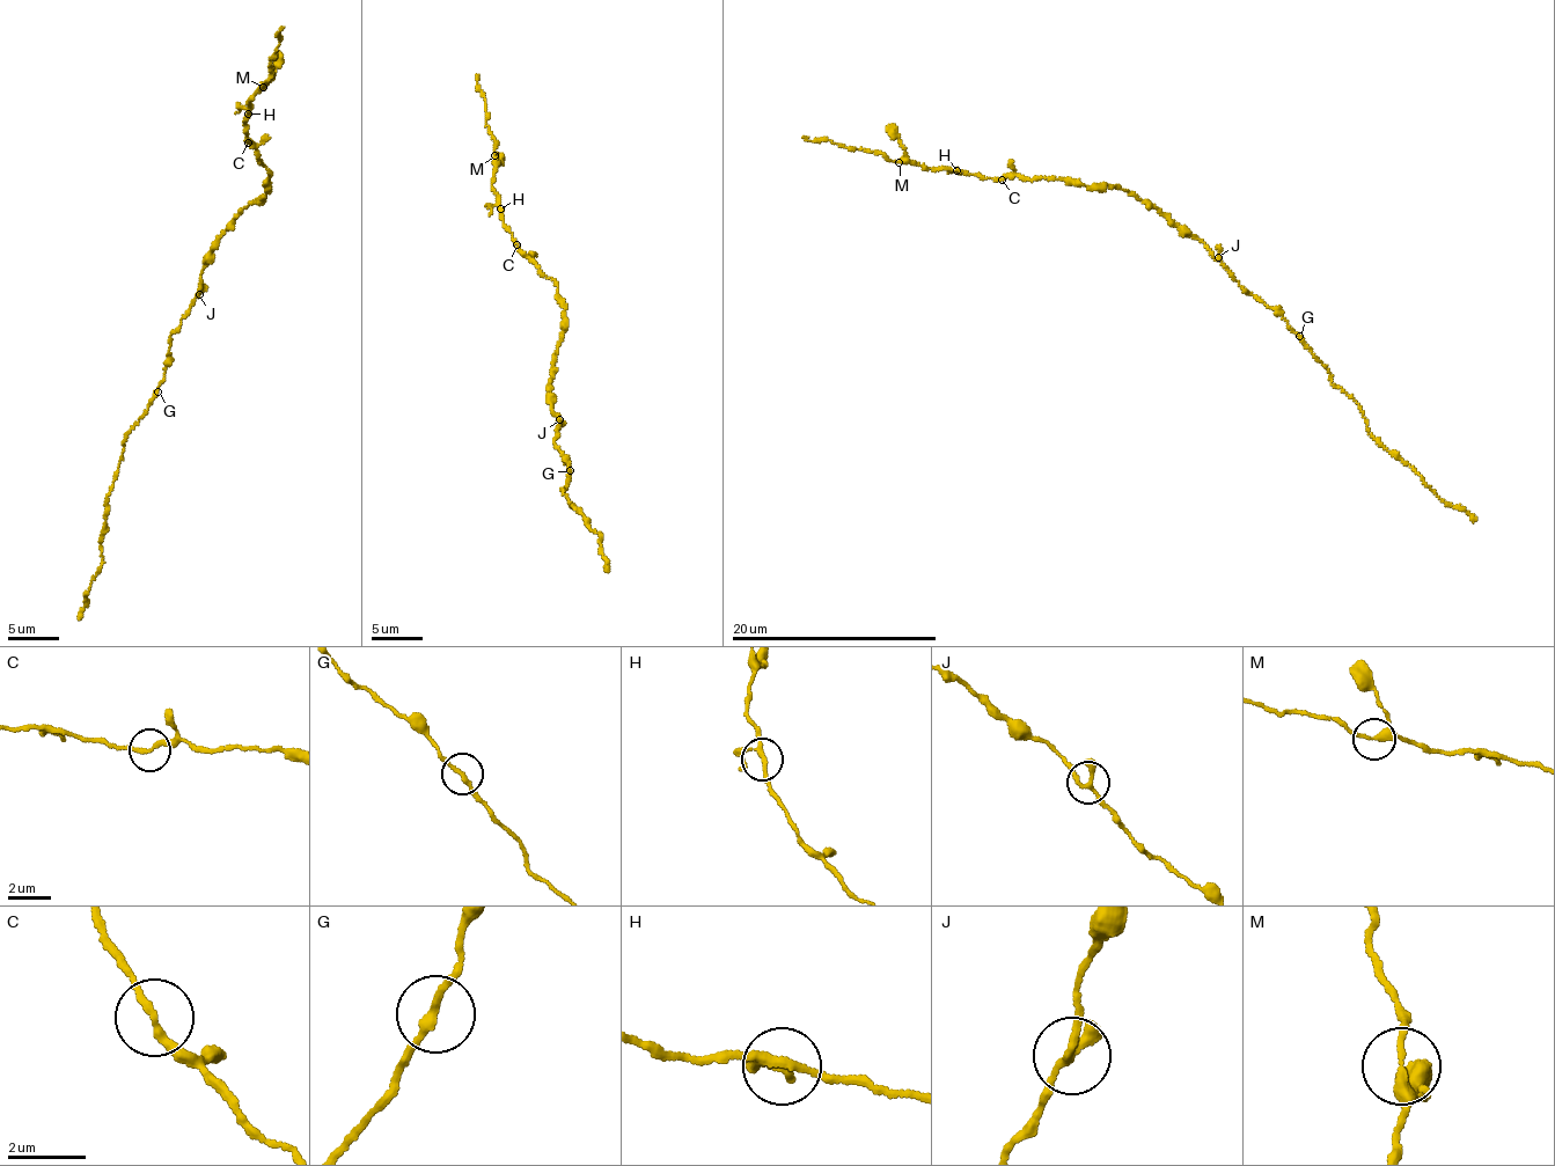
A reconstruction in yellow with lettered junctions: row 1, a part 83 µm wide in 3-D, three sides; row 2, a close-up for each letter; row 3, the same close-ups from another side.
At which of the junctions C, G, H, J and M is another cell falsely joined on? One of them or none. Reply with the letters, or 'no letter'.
M

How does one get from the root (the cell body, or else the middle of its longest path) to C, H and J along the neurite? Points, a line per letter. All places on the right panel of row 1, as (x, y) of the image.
C: (1180, 232), (1156, 208), (1146, 207), (1141, 199), (1123, 189), (1042, 177), (1007, 176), (1000, 180)
H: (1180, 232), (1156, 208), (1114, 186), (1017, 175), (992, 178), (956, 170)
J: (1180, 232), (1197, 236), (1218, 257)

